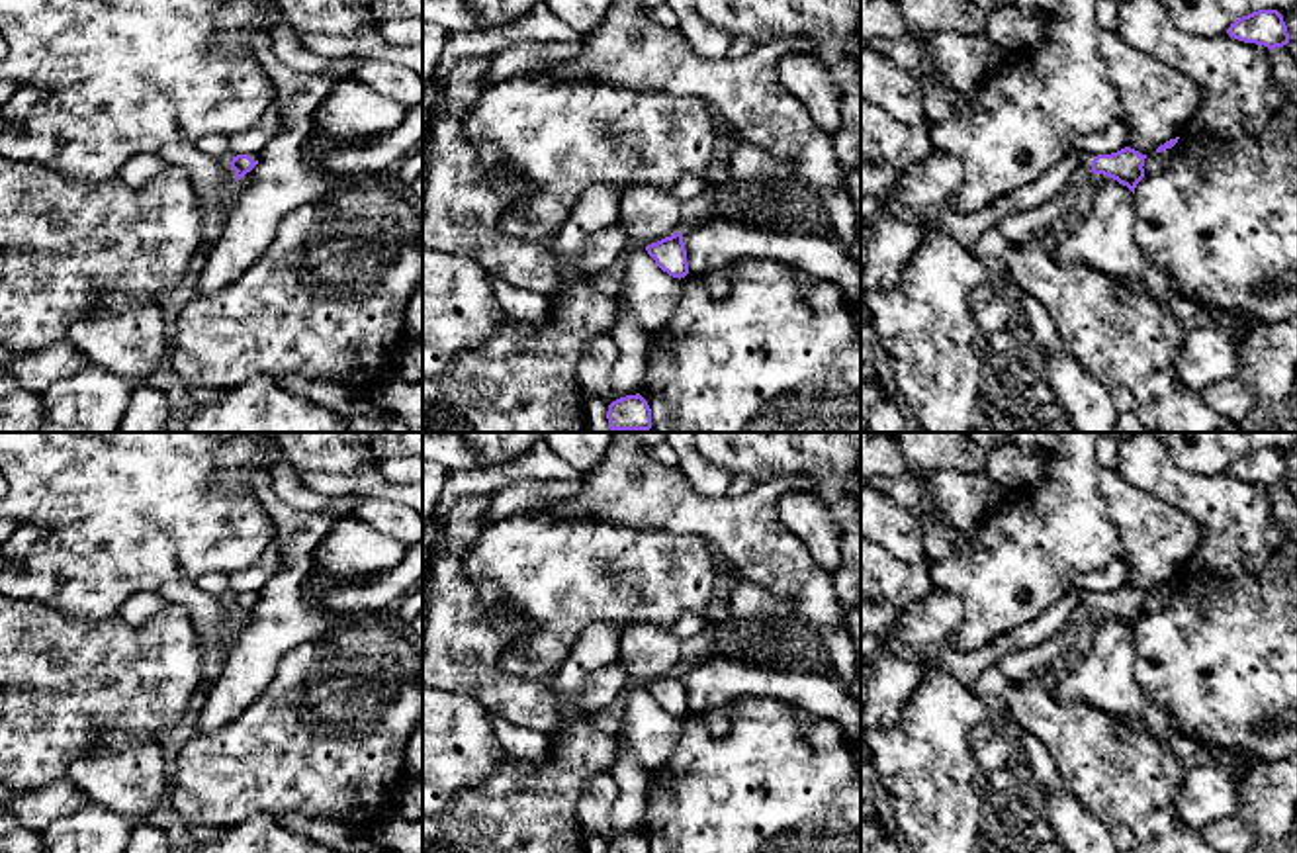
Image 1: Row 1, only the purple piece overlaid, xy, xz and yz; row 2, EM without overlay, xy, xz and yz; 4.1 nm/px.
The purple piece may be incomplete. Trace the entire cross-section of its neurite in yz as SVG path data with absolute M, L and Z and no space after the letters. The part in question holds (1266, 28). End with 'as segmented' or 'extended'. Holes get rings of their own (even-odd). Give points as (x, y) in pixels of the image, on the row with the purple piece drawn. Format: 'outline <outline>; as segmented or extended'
outline M1258 10L1238 18L1227 33L1244 43L1264 45L1270 51L1289 43L1287 25L1277 10Z; as segmented

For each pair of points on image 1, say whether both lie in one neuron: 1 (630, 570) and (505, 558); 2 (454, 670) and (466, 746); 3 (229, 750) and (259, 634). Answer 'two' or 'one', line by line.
1: one
2: two
3: two

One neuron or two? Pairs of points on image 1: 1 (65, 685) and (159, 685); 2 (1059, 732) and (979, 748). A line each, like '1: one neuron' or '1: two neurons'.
1: one neuron
2: two neurons

